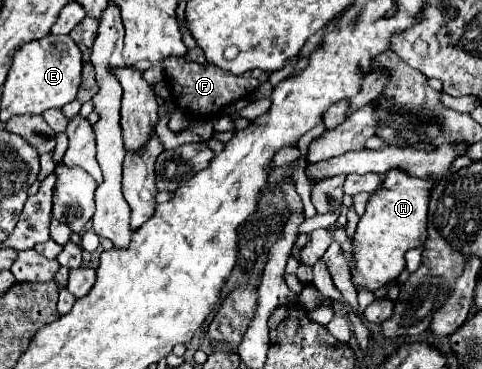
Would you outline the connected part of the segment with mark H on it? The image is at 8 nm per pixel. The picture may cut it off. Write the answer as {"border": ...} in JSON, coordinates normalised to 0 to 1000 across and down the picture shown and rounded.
{"border":[[[803,469],[795,512],[766,539],[728,648],[728,756],[737,778],[782,789],[828,751],[840,729],[840,686],[857,669],[873,669],[886,648],[886,556],[898,501],[902,491],[869,491],[865,480],[844,480],[844,469]]]}

